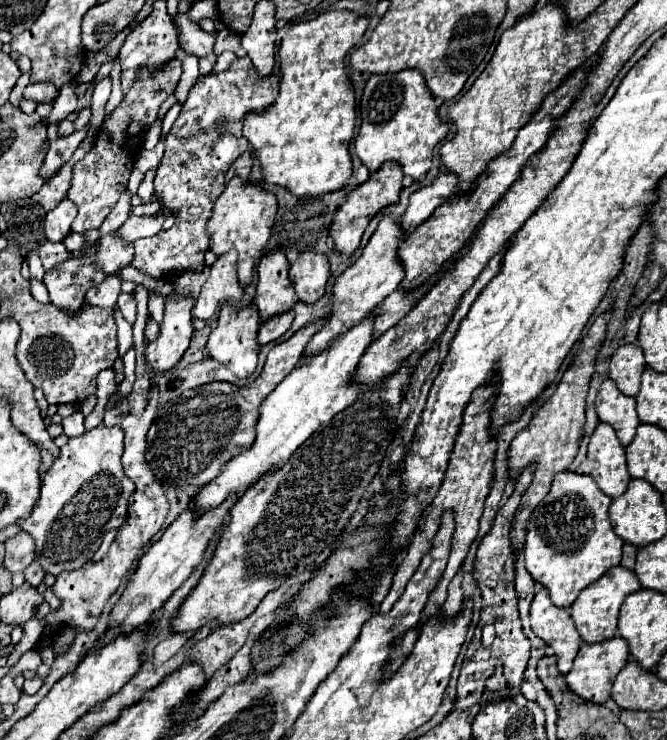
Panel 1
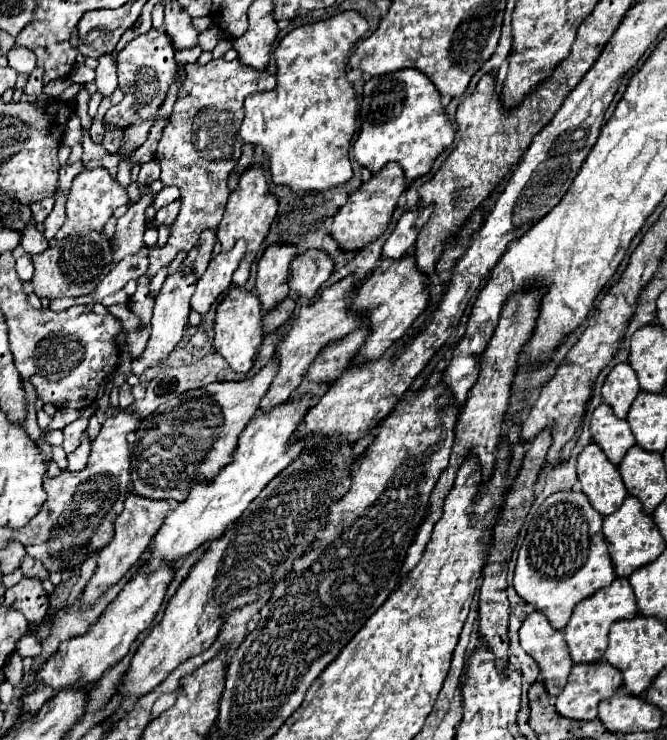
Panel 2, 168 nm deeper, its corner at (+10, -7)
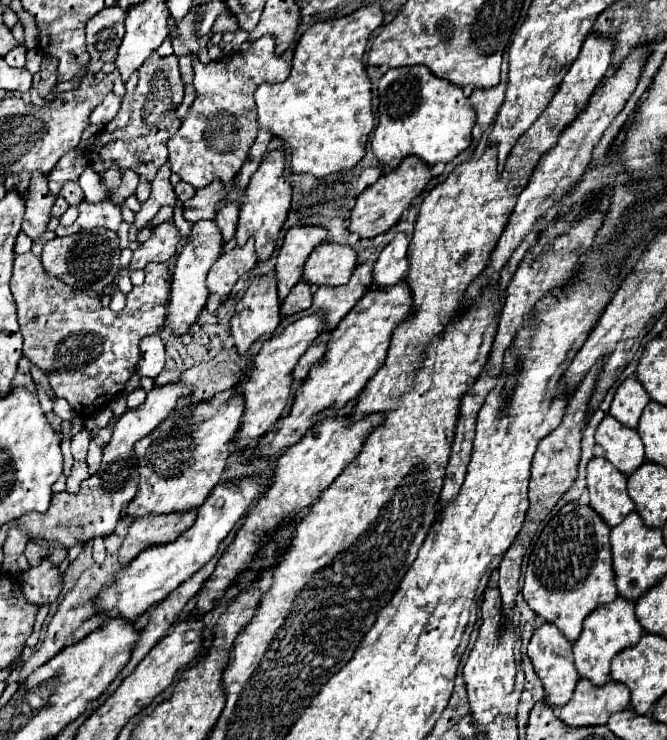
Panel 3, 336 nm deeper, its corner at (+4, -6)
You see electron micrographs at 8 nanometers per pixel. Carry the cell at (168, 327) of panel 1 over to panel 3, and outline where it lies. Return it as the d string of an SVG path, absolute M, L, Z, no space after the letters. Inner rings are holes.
M198 220L192 226L190 238L184 244L182 252L178 254L178 262L174 268L174 280L172 280L172 294L170 294L170 304L168 304L168 318L166 322L174 328L176 334L184 334L198 318L202 308L206 306L208 300L208 290L206 290L206 274L210 266L222 256L222 234L216 226L214 220Z

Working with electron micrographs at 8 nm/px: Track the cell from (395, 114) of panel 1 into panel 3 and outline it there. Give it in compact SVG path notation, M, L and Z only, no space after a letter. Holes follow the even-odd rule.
M426 66L390 68L380 78L378 98L380 124L374 132L372 150L388 168L396 168L406 156L418 156L428 166L450 162L472 144L476 110L464 94L464 88L436 78Z

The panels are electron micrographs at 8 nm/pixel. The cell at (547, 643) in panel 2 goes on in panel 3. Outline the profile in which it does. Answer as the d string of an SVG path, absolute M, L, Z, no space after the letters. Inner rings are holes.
M546 622L544 626L540 626L534 632L534 636L532 636L530 644L528 644L528 656L532 660L536 676L540 678L540 682L542 682L542 686L546 690L546 702L552 704L552 706L568 704L580 676L578 676L576 666L572 662L572 644L564 638L564 634L554 624Z

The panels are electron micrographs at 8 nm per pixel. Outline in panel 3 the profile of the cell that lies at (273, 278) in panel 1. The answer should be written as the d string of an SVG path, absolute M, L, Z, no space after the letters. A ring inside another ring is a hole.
M292 226L286 232L284 244L276 262L278 276L278 296L284 300L288 292L302 278L302 270L310 252L328 238L326 228L322 226Z

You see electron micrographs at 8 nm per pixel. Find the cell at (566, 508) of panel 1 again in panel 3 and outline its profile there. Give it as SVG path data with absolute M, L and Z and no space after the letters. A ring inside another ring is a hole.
M578 502L562 506L538 536L528 558L524 578L524 600L534 614L556 624L570 642L576 642L580 638L584 618L598 606L618 598L608 524L602 522L590 506L582 506Z

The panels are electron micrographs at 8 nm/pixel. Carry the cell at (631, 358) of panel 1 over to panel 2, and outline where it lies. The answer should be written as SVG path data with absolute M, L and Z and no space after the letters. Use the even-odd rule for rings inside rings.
M618 363L606 377L602 385L602 399L606 405L614 409L614 413L620 419L626 419L628 409L632 401L636 399L640 387L638 387L638 377L632 371L628 363Z

